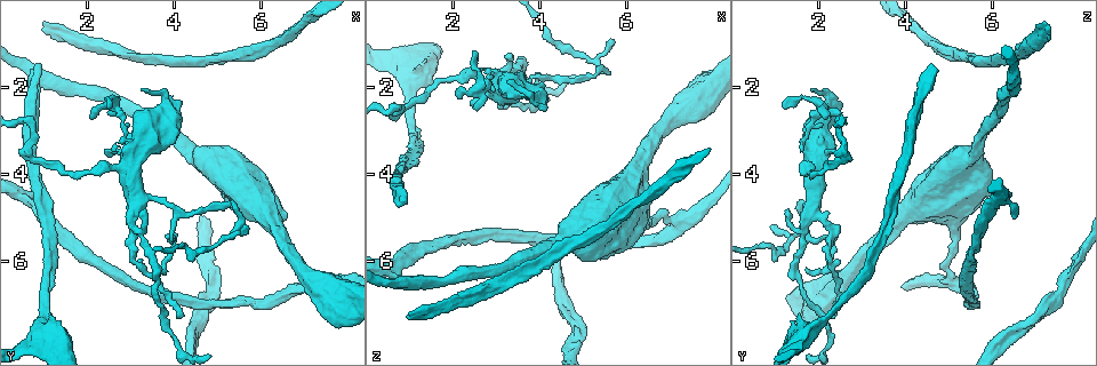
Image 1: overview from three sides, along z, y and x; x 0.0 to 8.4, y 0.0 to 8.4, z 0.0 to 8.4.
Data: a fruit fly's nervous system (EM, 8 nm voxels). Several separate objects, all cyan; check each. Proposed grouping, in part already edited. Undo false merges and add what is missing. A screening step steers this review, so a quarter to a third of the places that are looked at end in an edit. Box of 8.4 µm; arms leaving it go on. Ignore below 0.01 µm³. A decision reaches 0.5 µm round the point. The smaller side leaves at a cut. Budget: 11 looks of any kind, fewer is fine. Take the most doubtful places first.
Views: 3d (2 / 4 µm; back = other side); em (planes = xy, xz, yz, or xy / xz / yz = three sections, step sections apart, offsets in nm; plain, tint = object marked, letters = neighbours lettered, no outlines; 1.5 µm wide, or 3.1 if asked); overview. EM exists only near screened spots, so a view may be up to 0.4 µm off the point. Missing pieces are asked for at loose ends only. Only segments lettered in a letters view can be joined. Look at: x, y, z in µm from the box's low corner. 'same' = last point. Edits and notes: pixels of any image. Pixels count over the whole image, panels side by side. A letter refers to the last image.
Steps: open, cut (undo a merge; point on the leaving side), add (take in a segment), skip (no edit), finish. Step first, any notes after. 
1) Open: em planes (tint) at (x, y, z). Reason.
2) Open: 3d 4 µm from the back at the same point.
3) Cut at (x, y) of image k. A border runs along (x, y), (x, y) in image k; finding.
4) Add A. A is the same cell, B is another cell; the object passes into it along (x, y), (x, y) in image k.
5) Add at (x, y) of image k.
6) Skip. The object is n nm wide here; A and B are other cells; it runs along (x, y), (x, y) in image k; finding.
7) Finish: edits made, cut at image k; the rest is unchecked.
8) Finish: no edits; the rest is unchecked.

Open: em planes (letters) at (0.85, 1.50, 4.60). Free end.

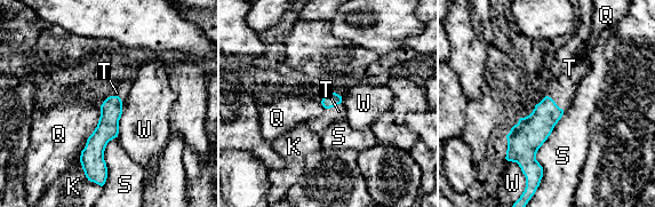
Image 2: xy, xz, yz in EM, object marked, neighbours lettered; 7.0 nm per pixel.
Add T. The longest contact is with S, 500 nm; T is the same cell, K, Q, S and W are other cells; the neuron continues.

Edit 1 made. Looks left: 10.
Open: 3d 2 µm at (7.15, 6.50, 5.10). Two arms in line, one across.

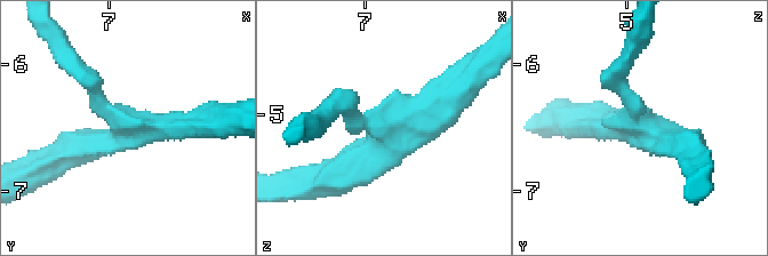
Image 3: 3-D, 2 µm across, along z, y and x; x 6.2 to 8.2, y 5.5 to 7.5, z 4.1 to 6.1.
Open: em yz step 4 (letters) at (7.12, 6.46, 5.10). 3 arms meet here; need the tissue.

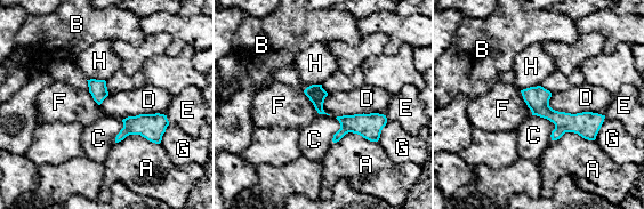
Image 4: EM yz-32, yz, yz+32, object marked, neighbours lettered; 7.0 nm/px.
Cut at (318, 103) of image 4. A, B, C, D, E, F, G and H are other cells; the part that leaves runs along (524, 93), (563, 121), (601, 119) in image 4; a second neuron is stuck on.

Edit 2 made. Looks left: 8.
Open: em planes (tint) at (1.00, 0.55, 7.20). Free end.

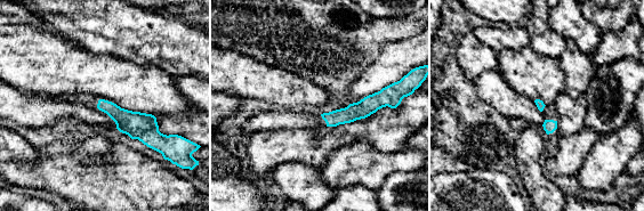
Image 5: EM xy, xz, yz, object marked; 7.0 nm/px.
Open: em planes (letters) at the same point. See the neighbours.

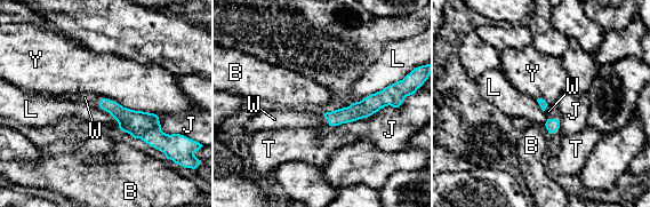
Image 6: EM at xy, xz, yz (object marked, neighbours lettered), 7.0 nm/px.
Add W. W is the same cell, B, J, L, T and Y are other cells; the object passes into it along (359, 110), (326, 118), (290, 119) in image 6; it goes on there.

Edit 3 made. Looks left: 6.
Open: overview.

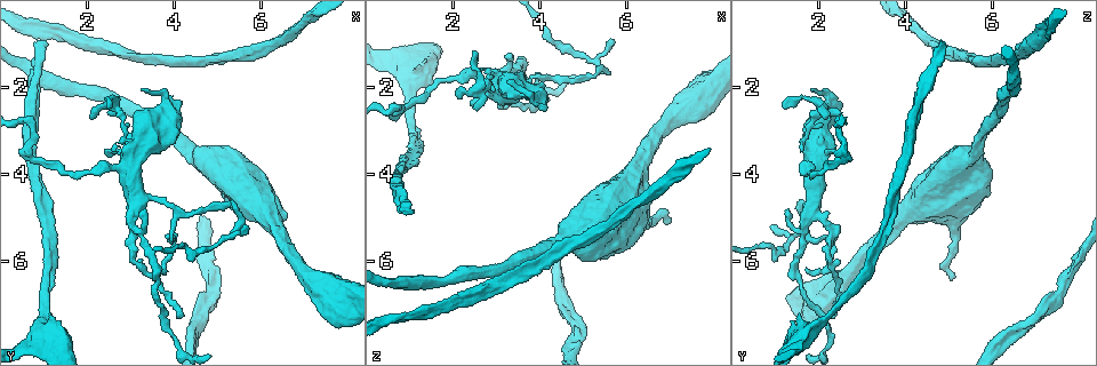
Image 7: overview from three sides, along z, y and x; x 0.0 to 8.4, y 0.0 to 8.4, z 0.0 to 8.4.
Open: em planes (tint) at (3.25, 4.85, 1.30). An open end.

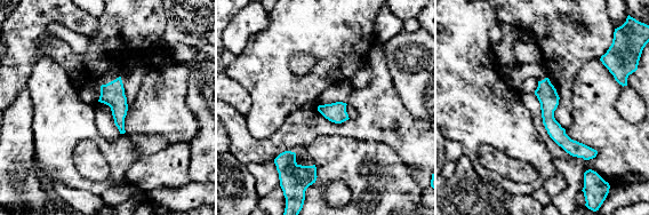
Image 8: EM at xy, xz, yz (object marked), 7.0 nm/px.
Open: em planes (letters) at the same point.

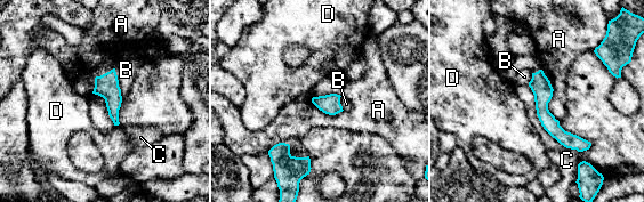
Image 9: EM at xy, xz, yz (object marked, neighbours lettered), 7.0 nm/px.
Skip. The object is 140 nm wide here; A, B, C and D are other cells; a border runs along (541, 69), (558, 121) in image 9; no lettered segment goes on from it.

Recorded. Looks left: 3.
Finish: edits made, add at image 2, cut at image 4, add at image 6; the rest is unchecked.

